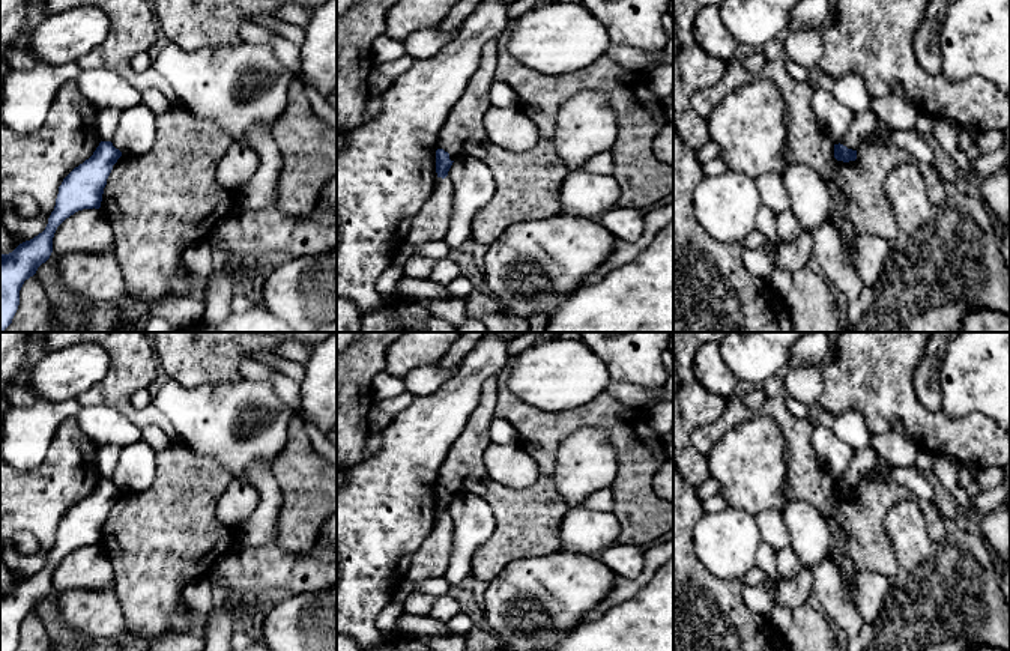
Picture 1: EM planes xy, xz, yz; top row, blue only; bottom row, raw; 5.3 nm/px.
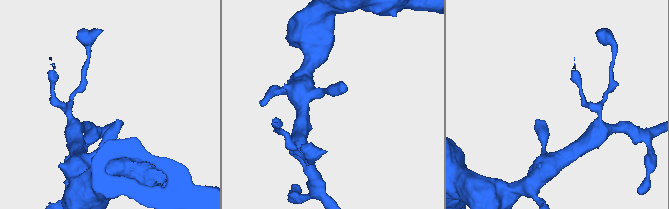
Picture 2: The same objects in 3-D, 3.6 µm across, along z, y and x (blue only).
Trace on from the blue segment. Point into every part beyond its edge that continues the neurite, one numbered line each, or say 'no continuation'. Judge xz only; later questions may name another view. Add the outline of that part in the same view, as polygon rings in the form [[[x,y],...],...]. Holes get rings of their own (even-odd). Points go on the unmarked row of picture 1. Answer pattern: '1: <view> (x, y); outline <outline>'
no continuation

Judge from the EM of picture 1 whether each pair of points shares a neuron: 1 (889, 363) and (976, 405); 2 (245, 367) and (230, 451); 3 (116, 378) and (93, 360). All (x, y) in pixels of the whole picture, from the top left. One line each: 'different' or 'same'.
1: different
2: different
3: different

